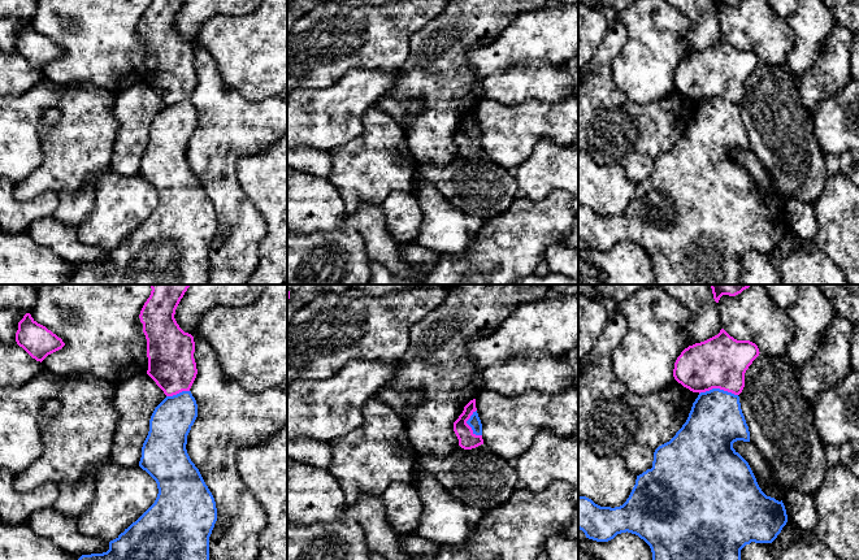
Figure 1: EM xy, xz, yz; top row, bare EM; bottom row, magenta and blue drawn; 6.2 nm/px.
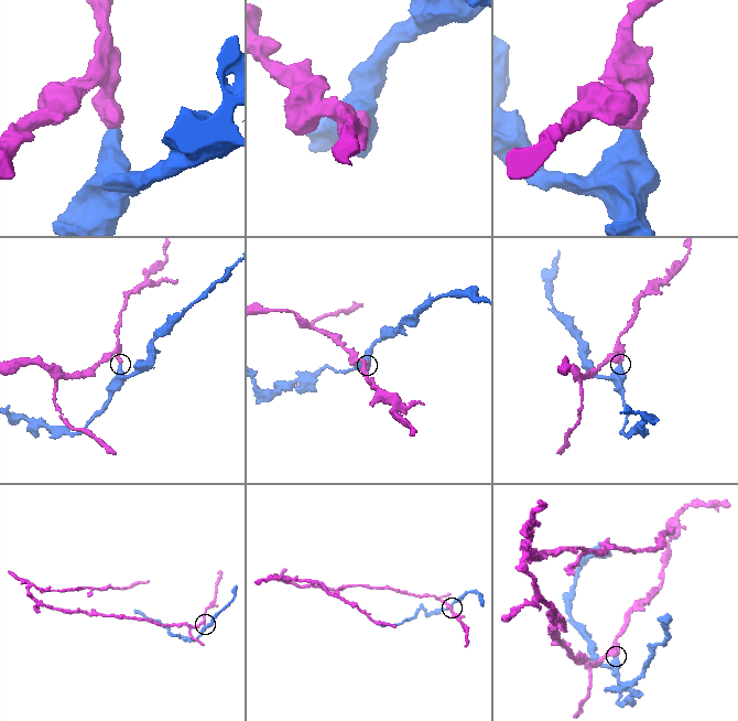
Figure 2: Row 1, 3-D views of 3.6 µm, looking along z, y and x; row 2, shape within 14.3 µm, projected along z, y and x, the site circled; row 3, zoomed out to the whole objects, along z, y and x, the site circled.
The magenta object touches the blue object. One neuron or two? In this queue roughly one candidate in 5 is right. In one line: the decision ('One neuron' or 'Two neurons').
Two neurons

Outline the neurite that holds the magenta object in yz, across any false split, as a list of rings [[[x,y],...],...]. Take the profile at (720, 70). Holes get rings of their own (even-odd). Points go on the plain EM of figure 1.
[[[721,38],[717,44],[685,57],[674,71],[673,86],[693,101],[720,97],[739,104],[745,82],[759,62],[755,52],[737,49]]]

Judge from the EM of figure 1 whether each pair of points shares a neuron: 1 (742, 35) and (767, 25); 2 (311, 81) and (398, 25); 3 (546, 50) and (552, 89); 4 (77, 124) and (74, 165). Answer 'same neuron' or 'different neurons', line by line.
1: same neuron
2: same neuron
3: different neurons
4: same neuron

